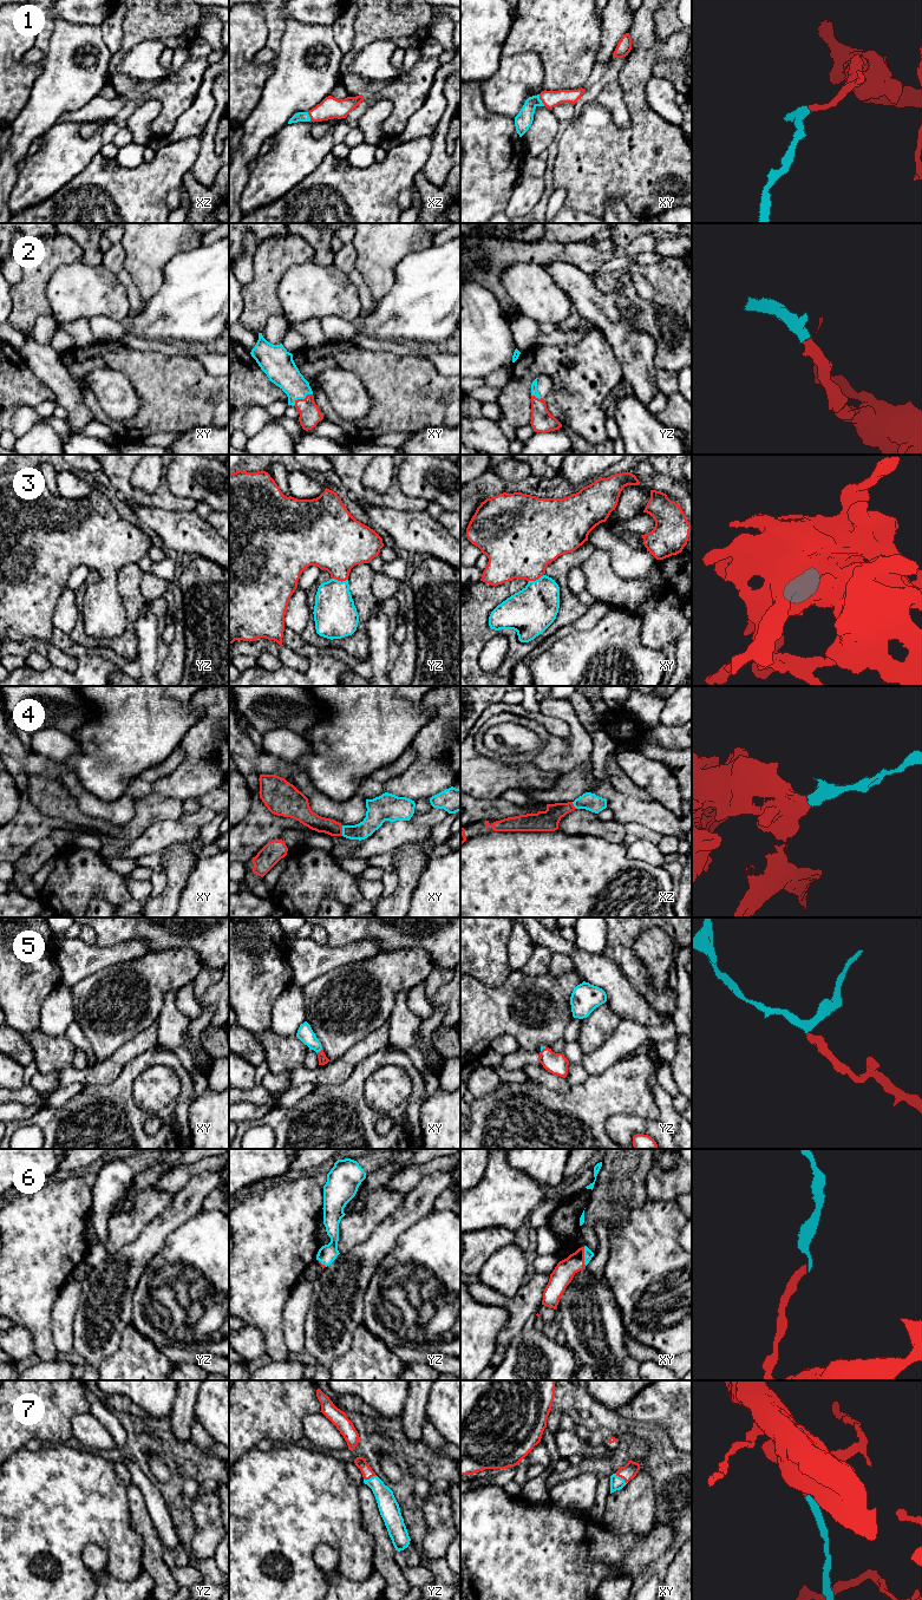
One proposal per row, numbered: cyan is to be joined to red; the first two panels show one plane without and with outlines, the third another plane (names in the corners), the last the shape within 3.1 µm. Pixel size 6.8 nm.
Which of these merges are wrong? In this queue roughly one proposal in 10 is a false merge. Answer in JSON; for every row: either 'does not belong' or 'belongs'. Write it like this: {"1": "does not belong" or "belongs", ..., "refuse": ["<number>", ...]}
{"1": "belongs", "2": "belongs", "3": "belongs", "4": "belongs", "5": "belongs", "6": "belongs", "7": "belongs", "refuse": []}

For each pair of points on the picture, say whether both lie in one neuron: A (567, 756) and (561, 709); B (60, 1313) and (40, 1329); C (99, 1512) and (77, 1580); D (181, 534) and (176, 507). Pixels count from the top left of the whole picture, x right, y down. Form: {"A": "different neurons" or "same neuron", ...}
{"A": "same neuron", "B": "different neurons", "C": "same neuron", "D": "different neurons"}

